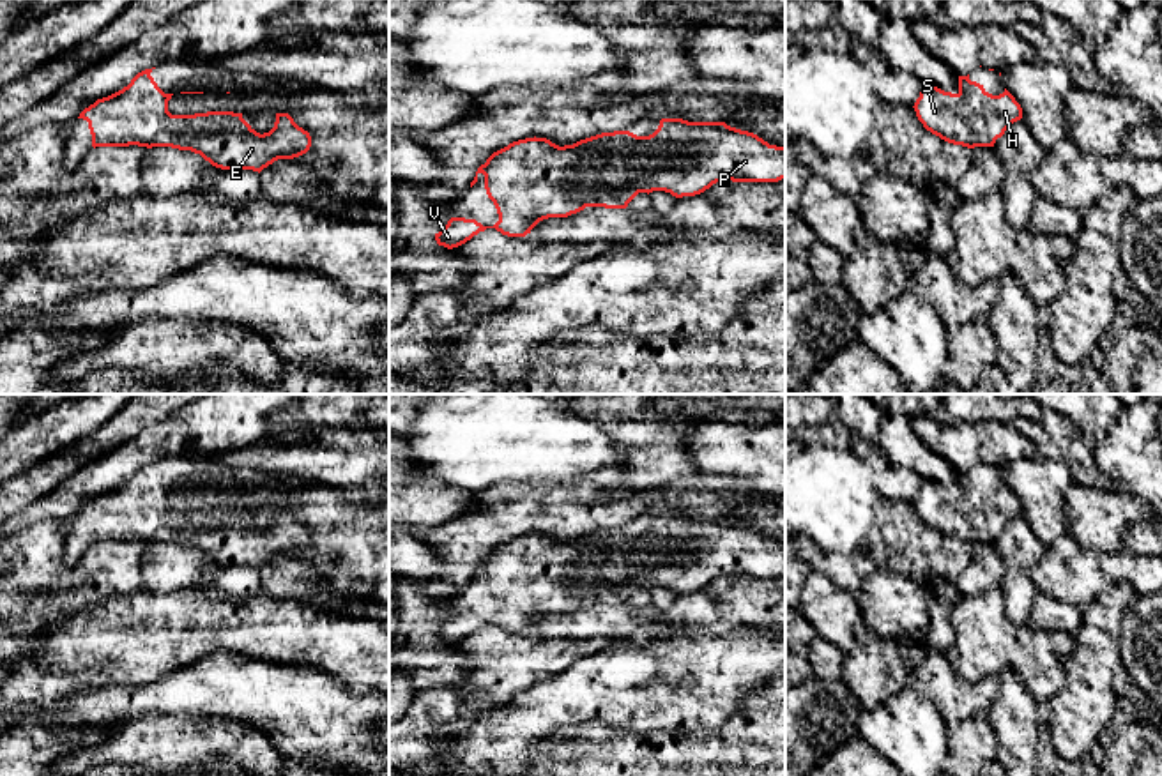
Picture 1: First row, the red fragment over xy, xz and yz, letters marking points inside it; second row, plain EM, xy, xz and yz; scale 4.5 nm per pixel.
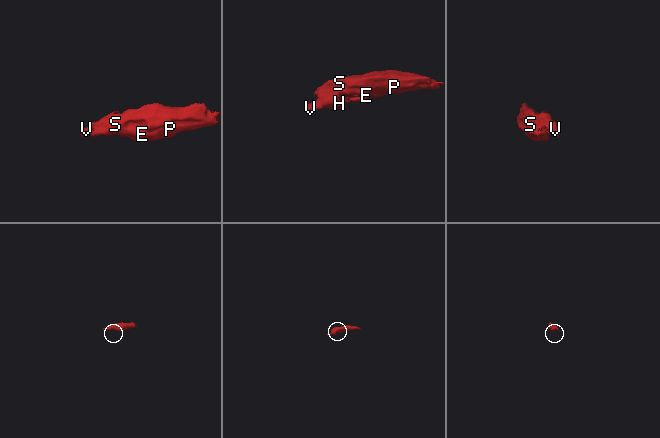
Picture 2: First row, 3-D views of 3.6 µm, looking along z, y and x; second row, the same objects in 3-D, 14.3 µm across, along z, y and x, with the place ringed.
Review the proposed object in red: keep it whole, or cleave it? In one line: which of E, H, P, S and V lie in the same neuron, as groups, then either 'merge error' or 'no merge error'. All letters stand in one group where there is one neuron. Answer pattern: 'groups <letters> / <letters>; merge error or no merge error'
groups E H P S V; no merge error

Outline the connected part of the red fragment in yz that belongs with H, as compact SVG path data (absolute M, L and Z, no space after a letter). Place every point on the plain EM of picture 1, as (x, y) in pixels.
M969 470L959 472L957 490L923 479L913 504L927 527L967 544L994 543L1022 514L1021 500L1006 484L992 491L983 481L971 477Z

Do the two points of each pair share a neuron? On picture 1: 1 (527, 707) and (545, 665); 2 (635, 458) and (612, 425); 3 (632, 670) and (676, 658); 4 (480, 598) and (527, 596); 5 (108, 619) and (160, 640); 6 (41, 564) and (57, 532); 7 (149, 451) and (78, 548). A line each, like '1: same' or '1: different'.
1: different
2: same
3: same
4: same
5: same
6: same
7: different

